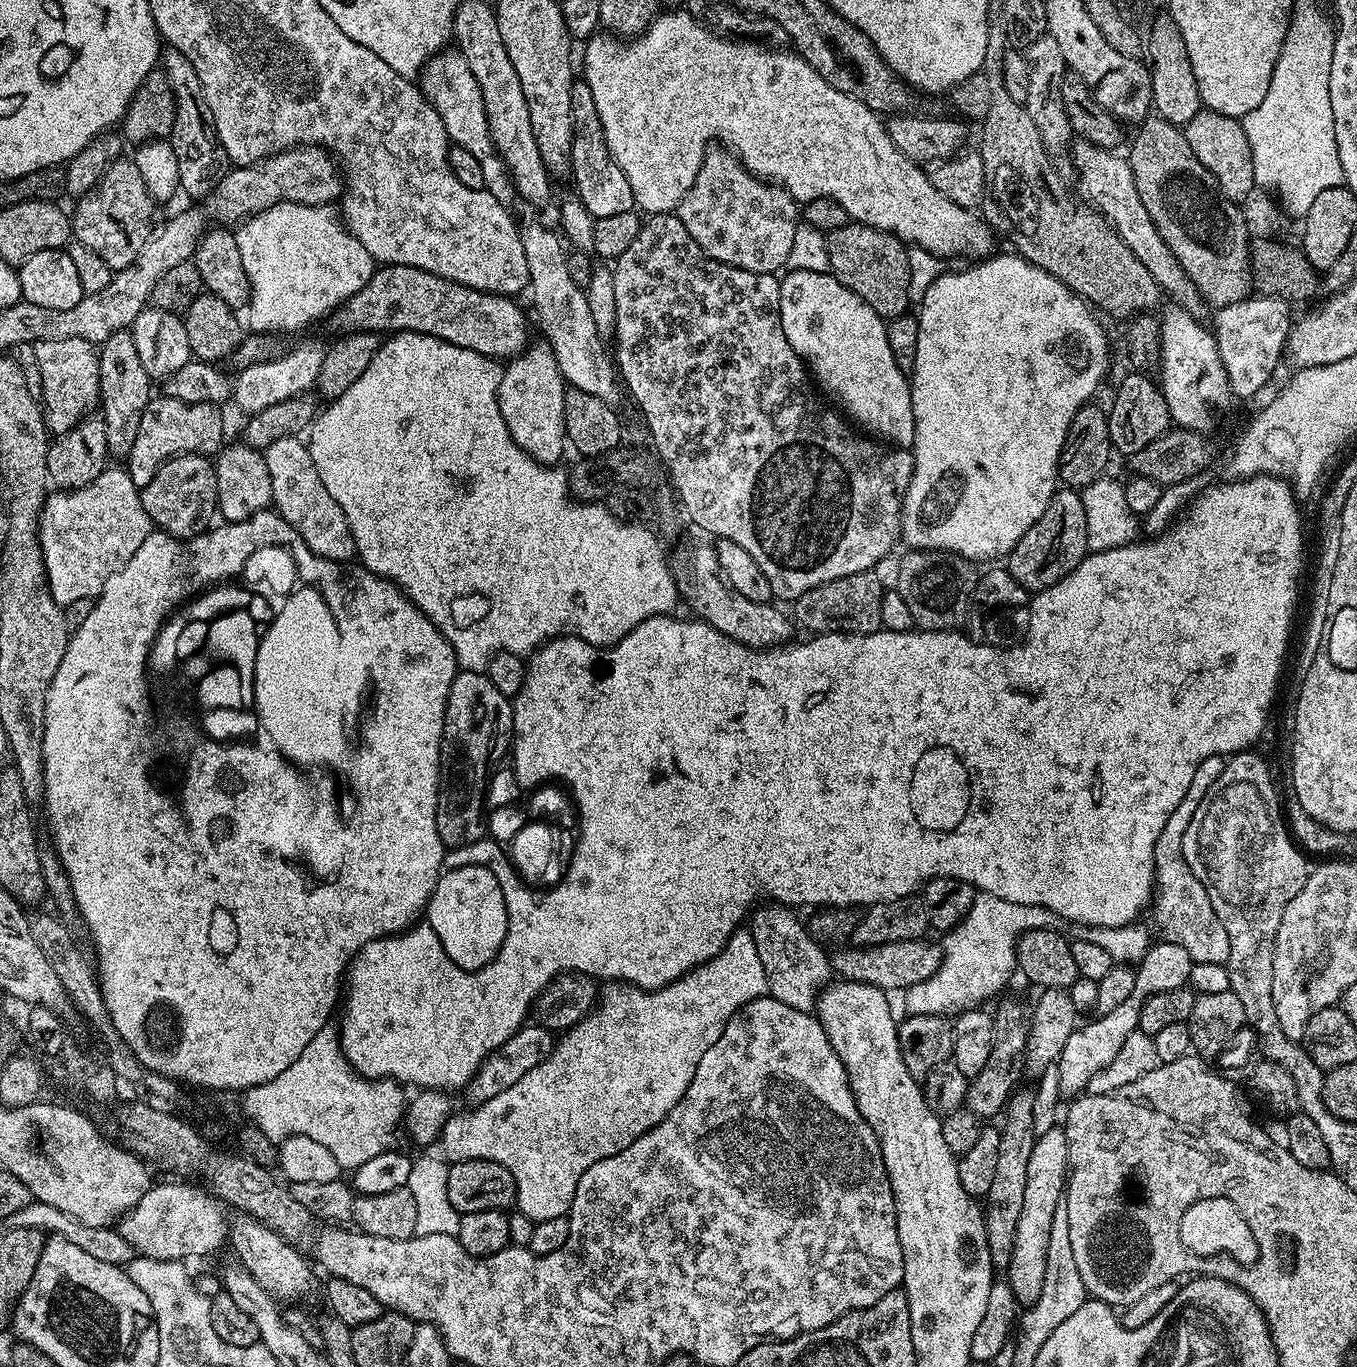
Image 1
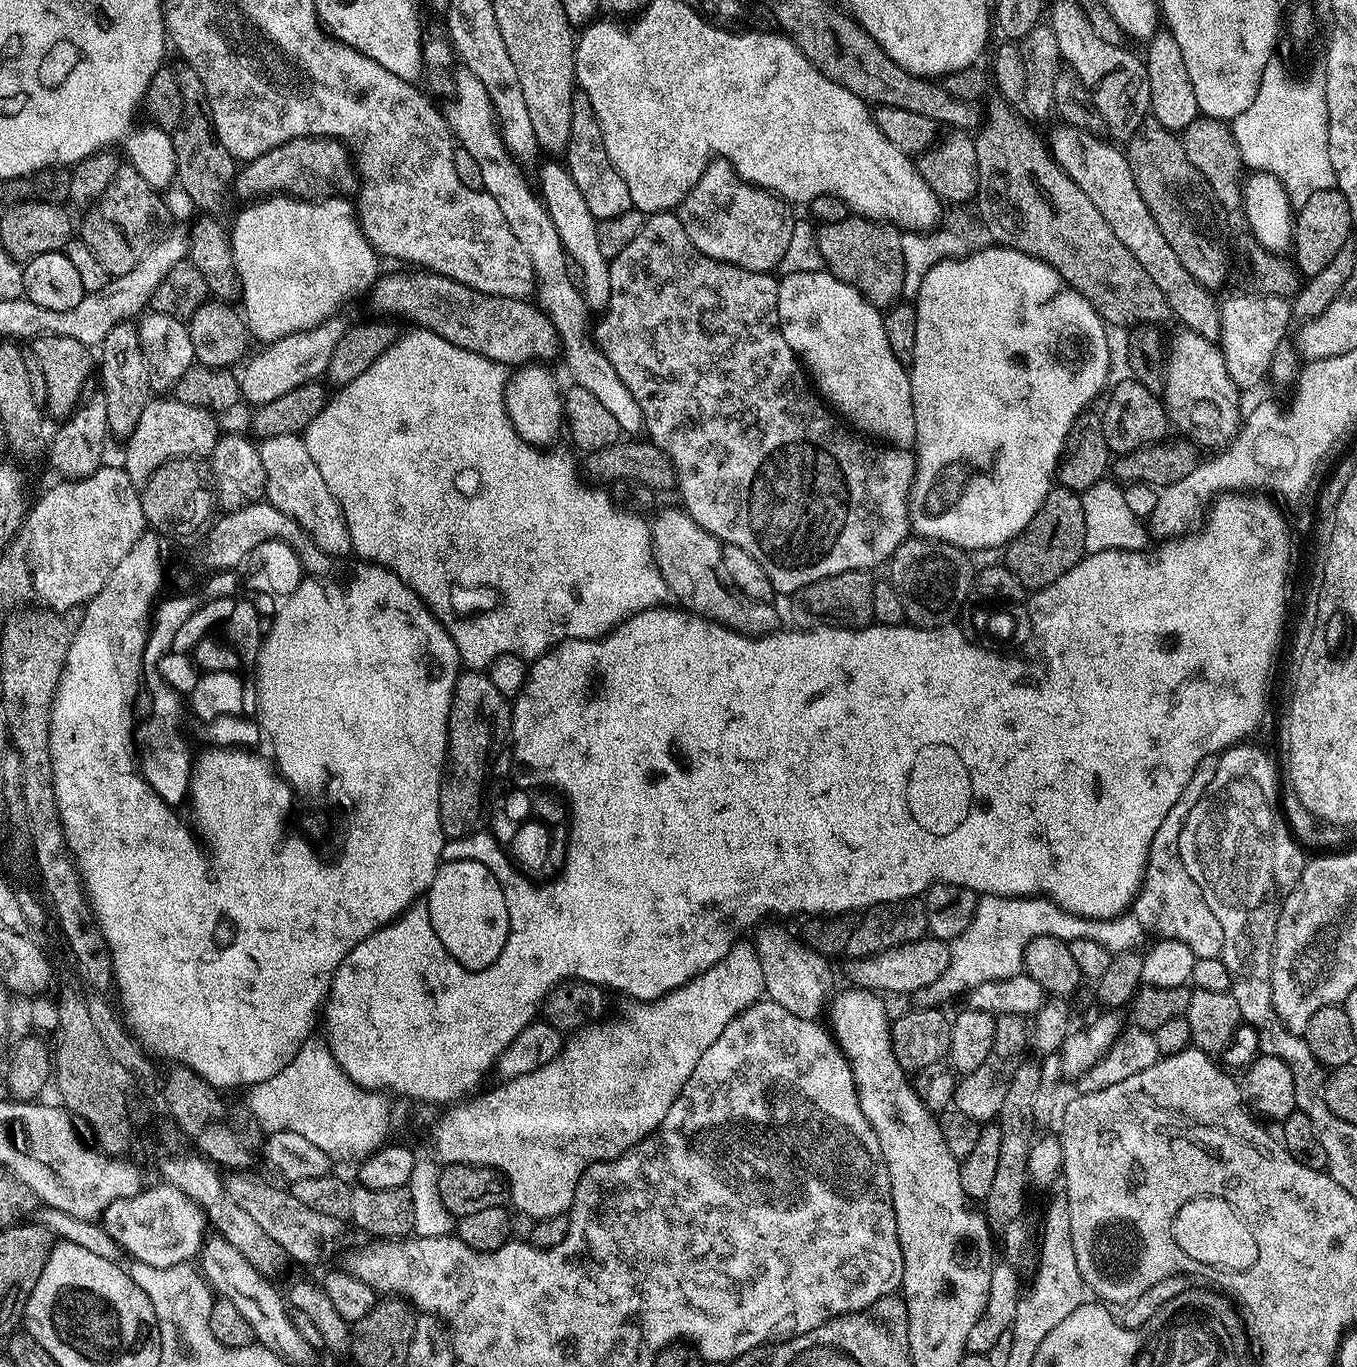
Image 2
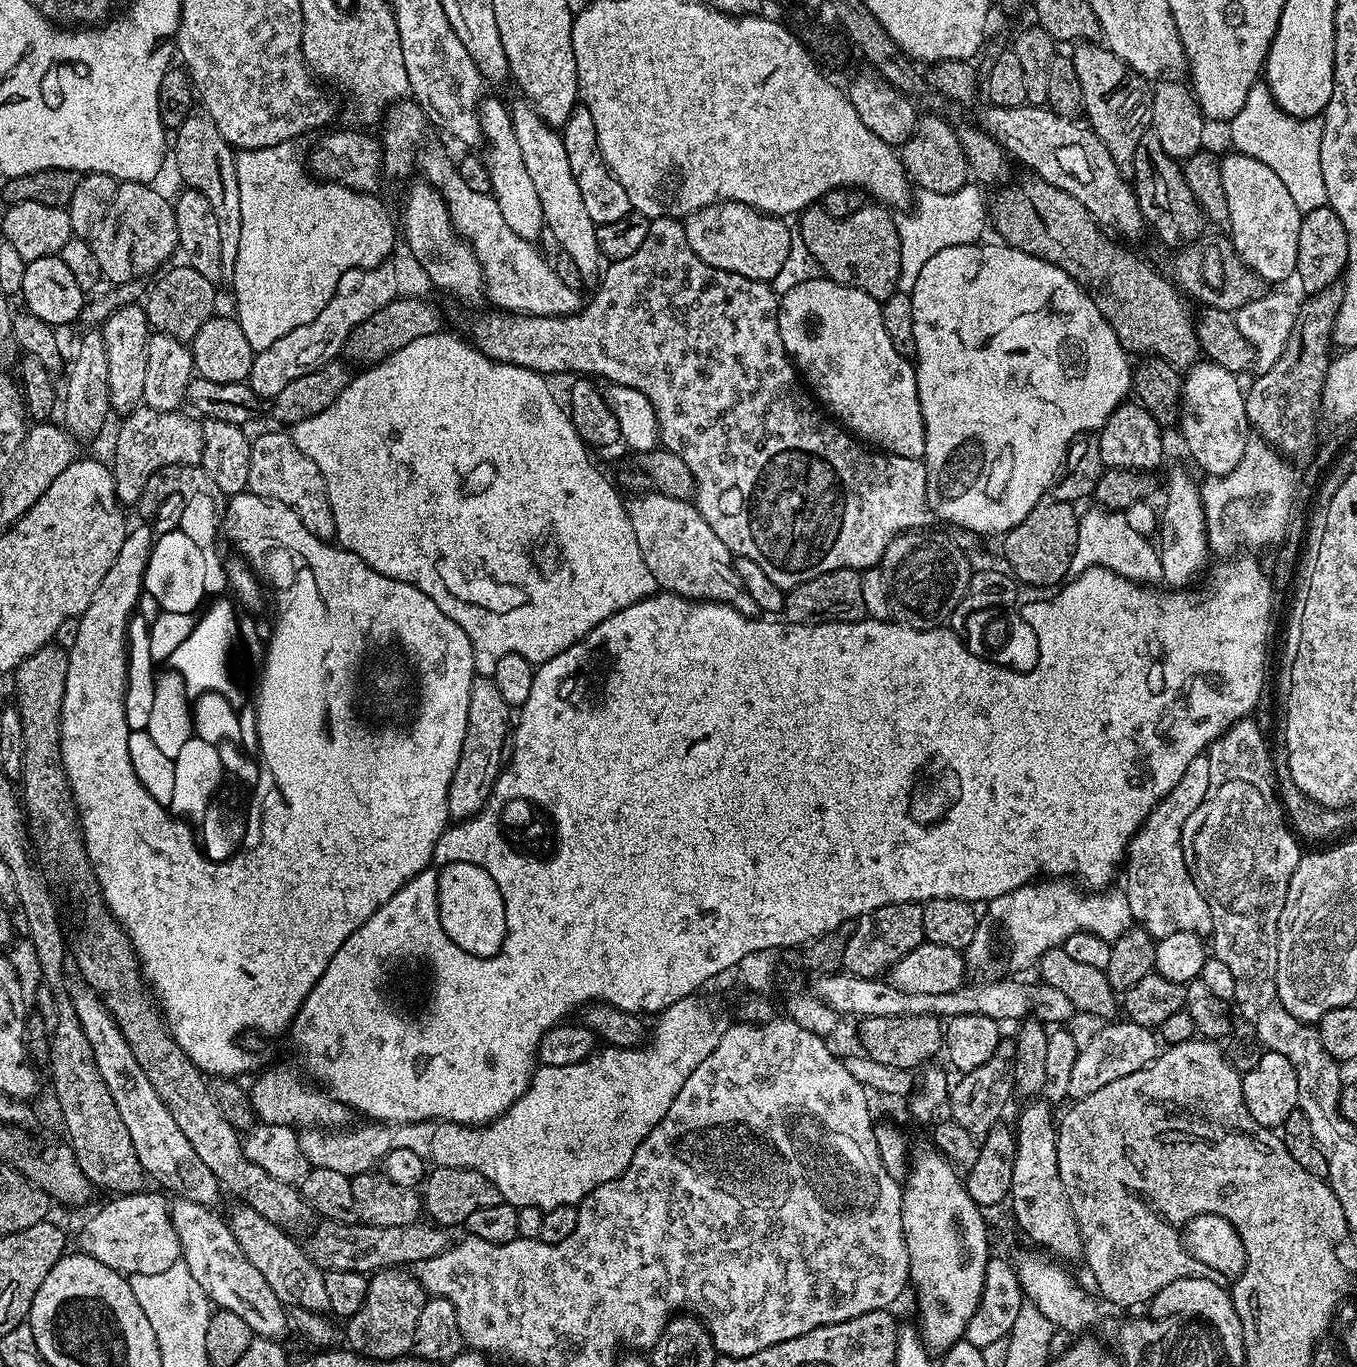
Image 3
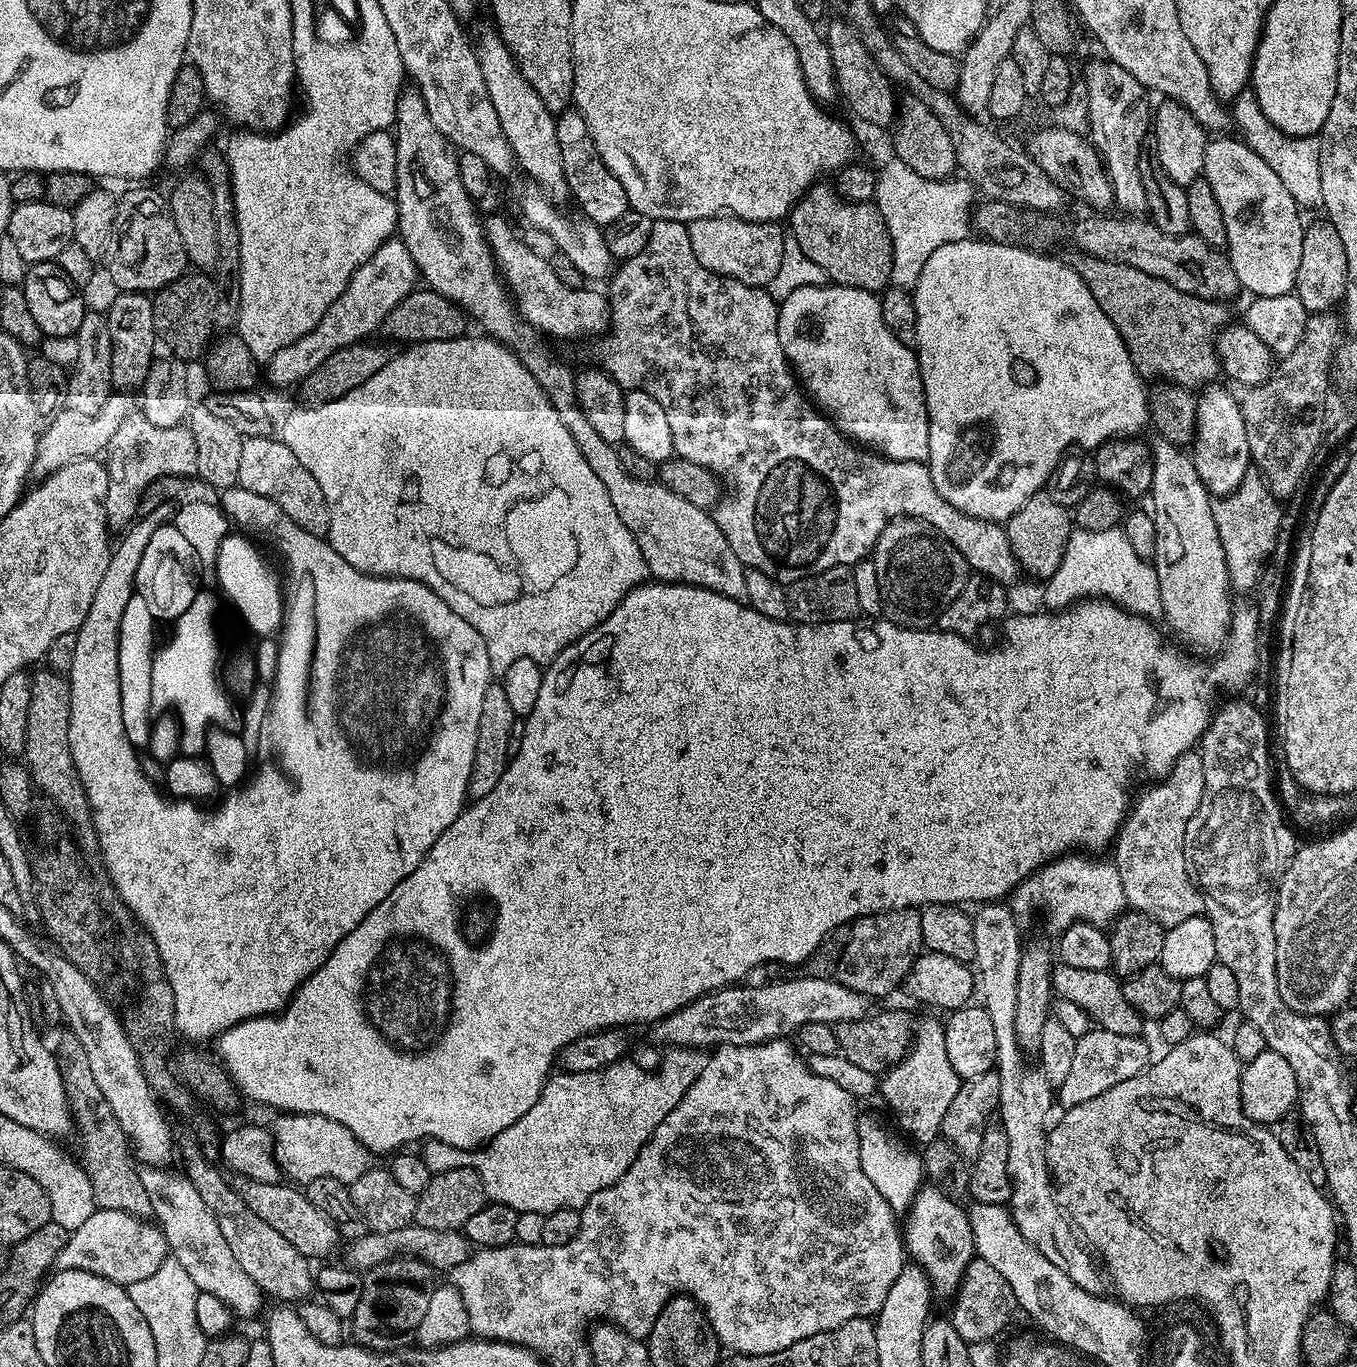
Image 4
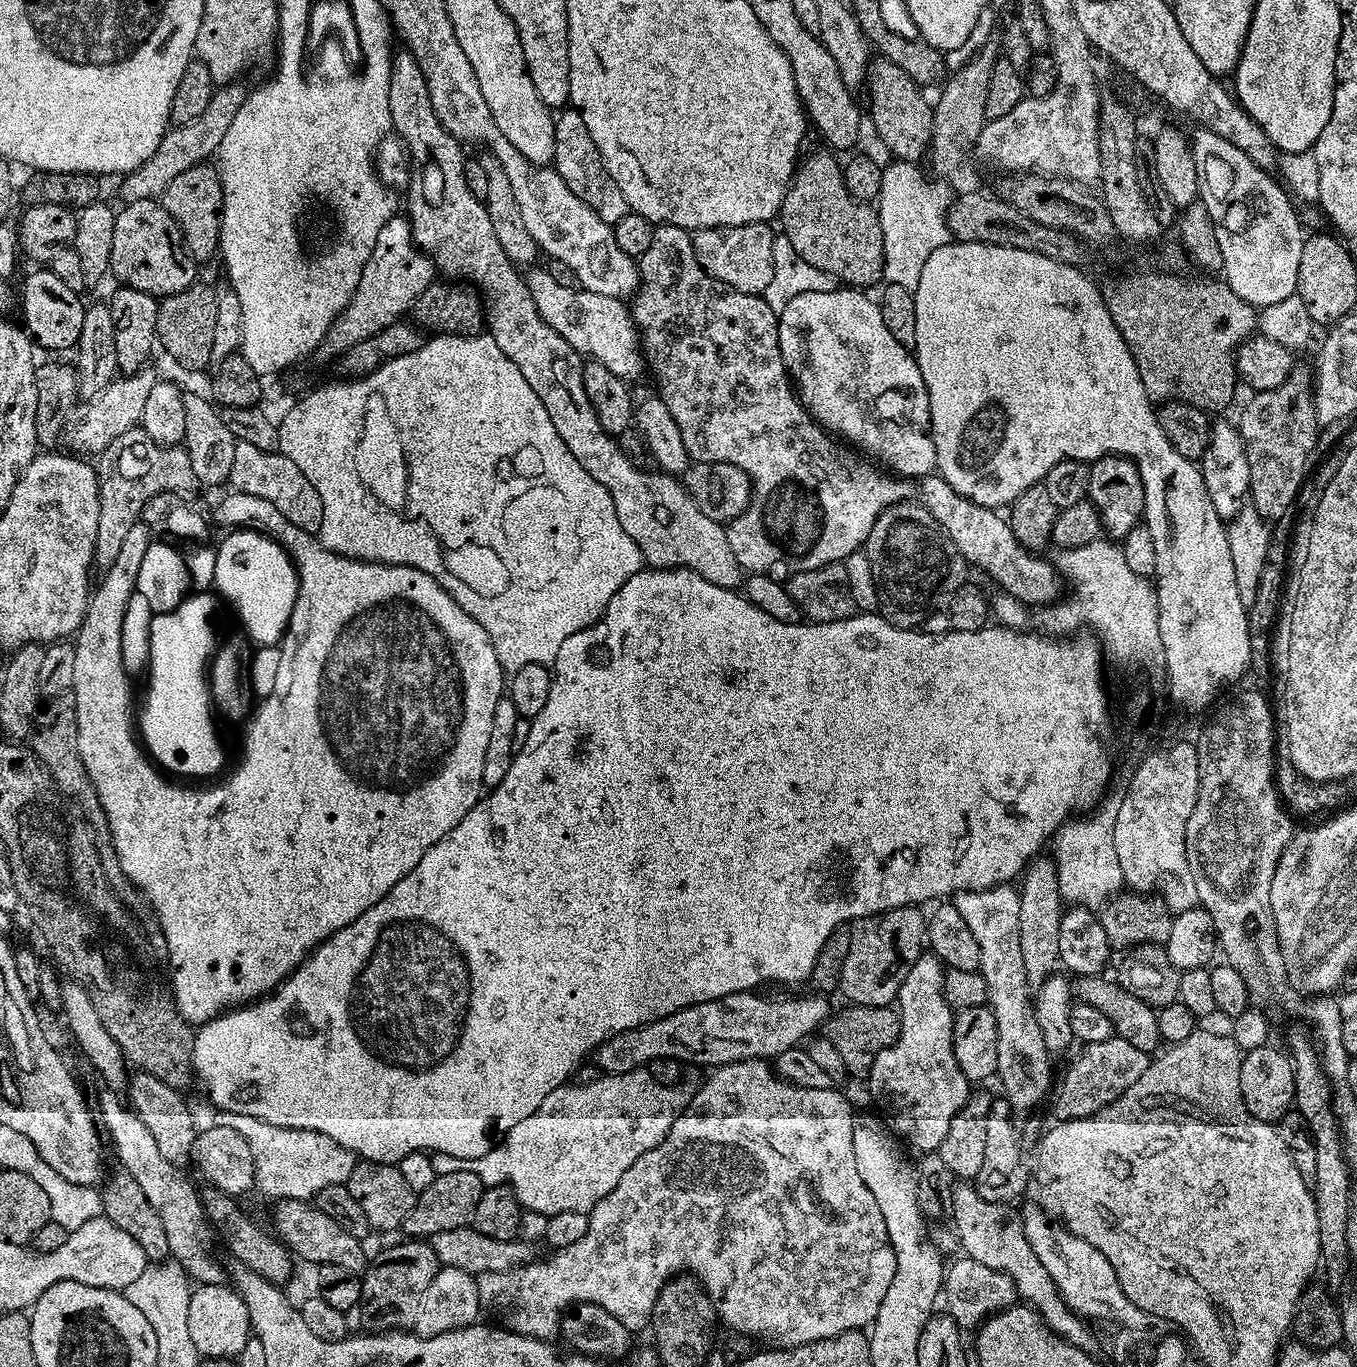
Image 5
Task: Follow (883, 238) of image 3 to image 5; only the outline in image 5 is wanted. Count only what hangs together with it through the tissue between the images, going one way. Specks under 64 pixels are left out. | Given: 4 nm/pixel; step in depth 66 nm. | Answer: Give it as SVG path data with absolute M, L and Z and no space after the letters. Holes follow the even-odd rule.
M823 151L807 153L799 161L778 213L779 231L810 266L826 270L841 285L871 289L871 284L884 280L880 213L871 203L855 200L846 190L841 161L836 161L831 151Z

